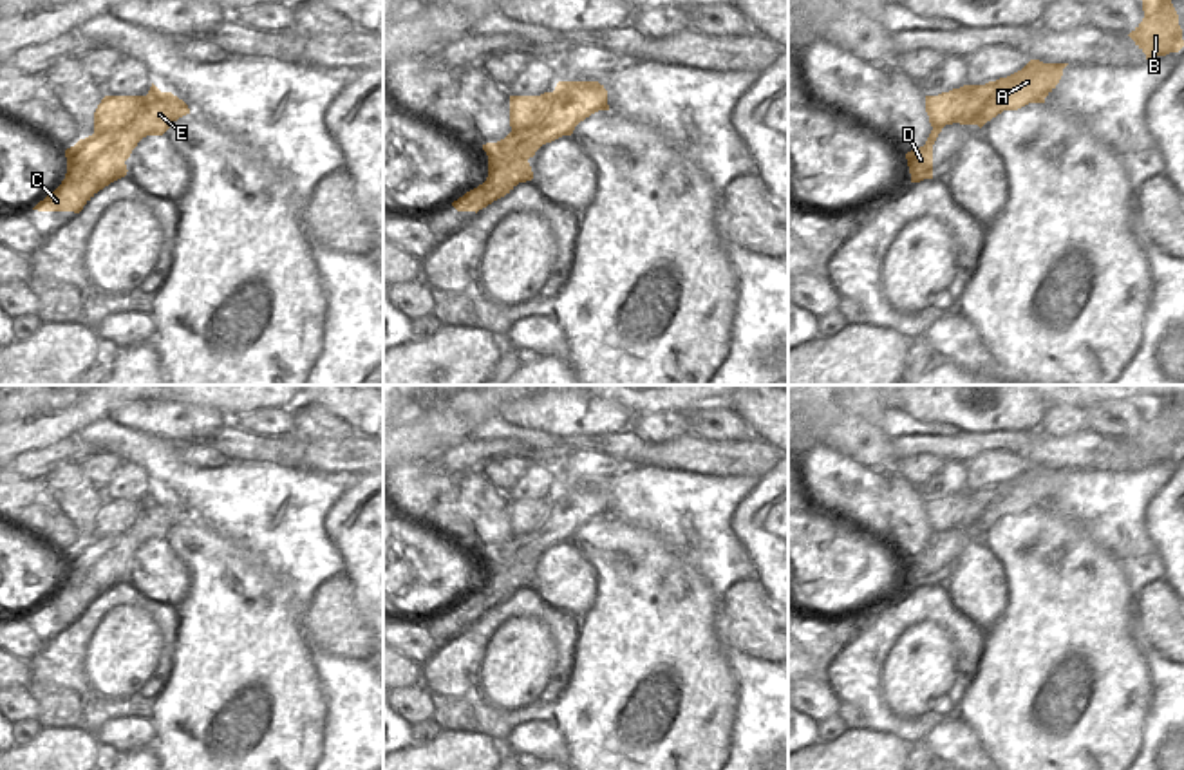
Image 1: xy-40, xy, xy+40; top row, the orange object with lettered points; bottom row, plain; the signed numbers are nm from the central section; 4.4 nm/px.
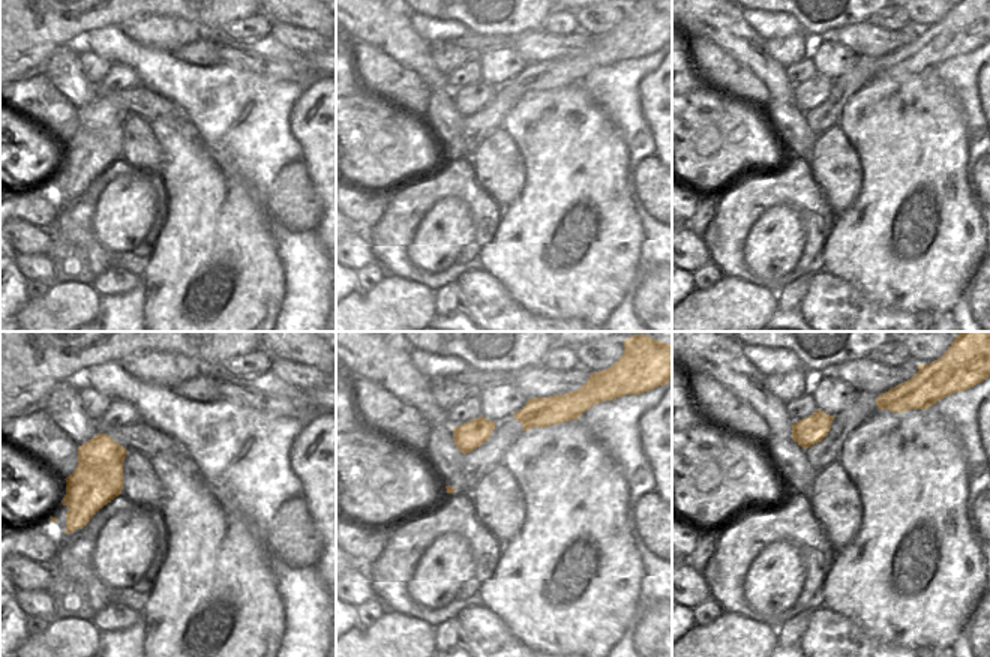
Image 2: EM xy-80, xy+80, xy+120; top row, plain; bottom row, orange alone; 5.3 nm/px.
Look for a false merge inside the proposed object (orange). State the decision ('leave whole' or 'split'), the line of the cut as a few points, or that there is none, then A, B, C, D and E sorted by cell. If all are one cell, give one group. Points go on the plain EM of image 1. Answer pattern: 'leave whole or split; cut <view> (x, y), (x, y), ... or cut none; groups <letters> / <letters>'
split; cut xy (554, 497), (550, 516), (535, 532), (545, 546); groups A B E / C D

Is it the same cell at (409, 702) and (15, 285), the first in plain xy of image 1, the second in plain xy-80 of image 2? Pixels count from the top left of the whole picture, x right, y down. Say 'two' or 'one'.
two

